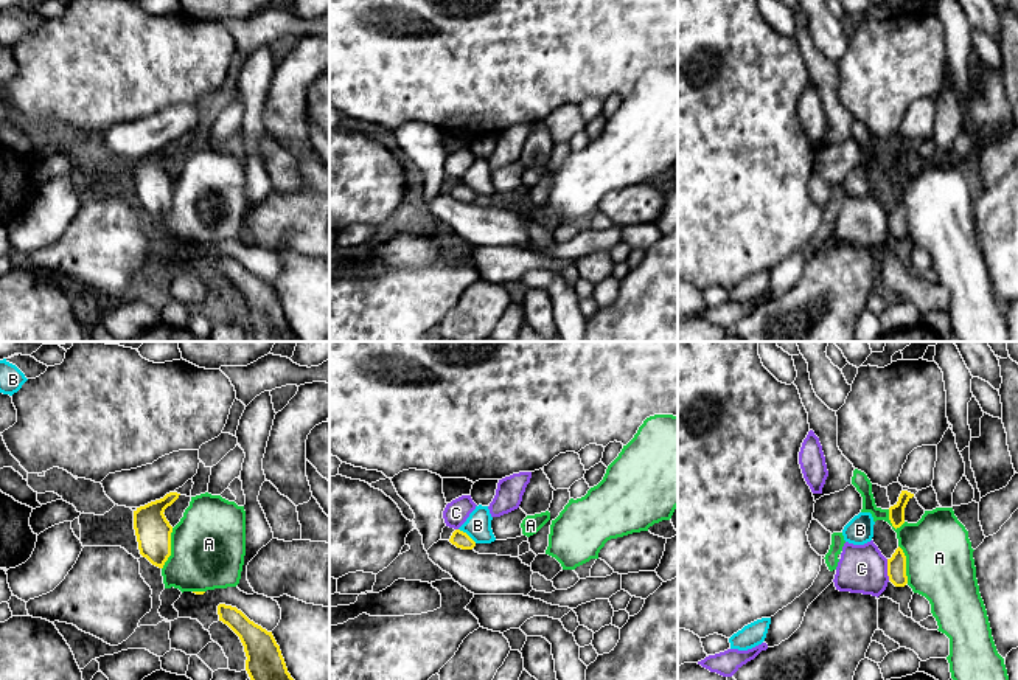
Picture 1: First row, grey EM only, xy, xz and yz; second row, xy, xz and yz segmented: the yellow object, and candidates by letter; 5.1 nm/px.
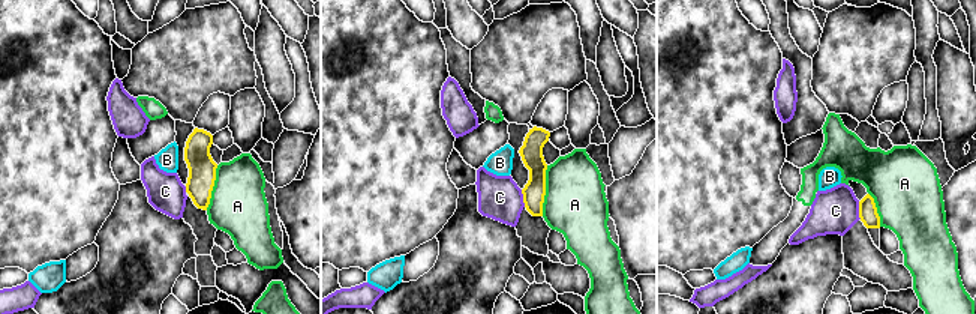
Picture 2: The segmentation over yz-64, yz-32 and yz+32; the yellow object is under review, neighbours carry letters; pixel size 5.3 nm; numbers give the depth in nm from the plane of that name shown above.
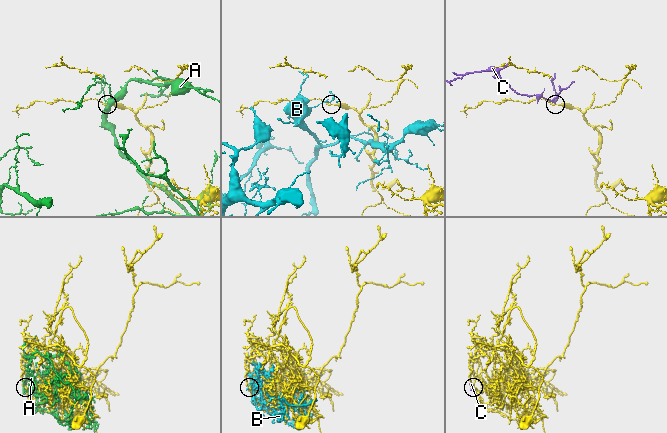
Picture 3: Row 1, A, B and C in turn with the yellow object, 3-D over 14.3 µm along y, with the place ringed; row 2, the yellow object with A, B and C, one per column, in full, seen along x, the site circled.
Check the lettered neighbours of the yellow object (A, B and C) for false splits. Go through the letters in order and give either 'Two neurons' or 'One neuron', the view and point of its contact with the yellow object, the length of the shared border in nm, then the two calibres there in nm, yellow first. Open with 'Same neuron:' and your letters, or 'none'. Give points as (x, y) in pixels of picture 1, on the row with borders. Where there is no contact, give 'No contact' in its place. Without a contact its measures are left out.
Same neuron: none
A: Two neurons. Touches yellow at xy (170, 548). Shared border 220 nm. Thickness 180 nm (yellow) against 380 nm
B: Two neurons. Touches yellow at xz (467, 534). Shared border 120 nm. Thickness 90 nm (yellow) against 140 nm
C: Two neurons. Touches yellow at yz (888, 570). Shared border 110 nm. Thickness 100 nm (yellow) against 260 nm

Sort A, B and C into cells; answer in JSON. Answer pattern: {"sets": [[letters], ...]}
{"sets": [["A"], ["B"], ["C"]]}

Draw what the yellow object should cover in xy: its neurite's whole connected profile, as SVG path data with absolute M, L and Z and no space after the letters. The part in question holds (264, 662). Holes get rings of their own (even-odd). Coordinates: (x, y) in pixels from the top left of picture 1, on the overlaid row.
M218 605L219 621L227 624L241 640L246 652L246 671L250 680L294 680L288 672L280 646L272 632L250 621L232 605Z

